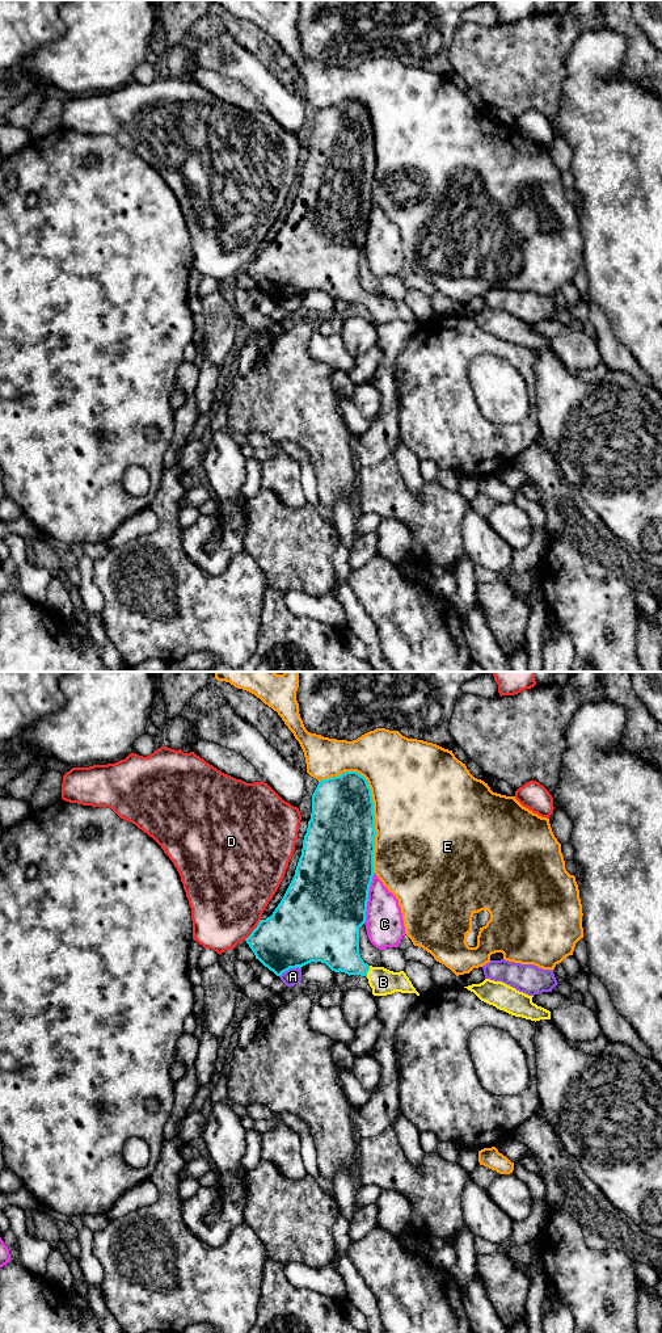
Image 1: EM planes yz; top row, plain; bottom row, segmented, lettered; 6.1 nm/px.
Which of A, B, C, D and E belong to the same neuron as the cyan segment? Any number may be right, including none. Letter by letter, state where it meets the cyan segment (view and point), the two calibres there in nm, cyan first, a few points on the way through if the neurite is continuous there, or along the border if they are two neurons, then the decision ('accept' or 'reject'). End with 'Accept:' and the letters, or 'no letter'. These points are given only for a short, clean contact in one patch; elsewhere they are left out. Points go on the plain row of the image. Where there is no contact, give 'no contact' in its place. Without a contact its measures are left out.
A: contact yz (290, 295); calibres 420 and 100 nm; reject
B: contact yz (367, 299); calibres 280 and 160 nm; way yz (337, 272), (367, 299), (383, 310); accept
C: contact yz (367, 226); calibres 500 and 240 nm; reject
D: contact yz (253, 259); calibres 380 and 460 nm; reject
E: contact yz (372, 131); calibres 400 and 500 nm; reject
Accept: B

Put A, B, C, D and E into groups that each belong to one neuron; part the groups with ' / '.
A / B / C / D / E

